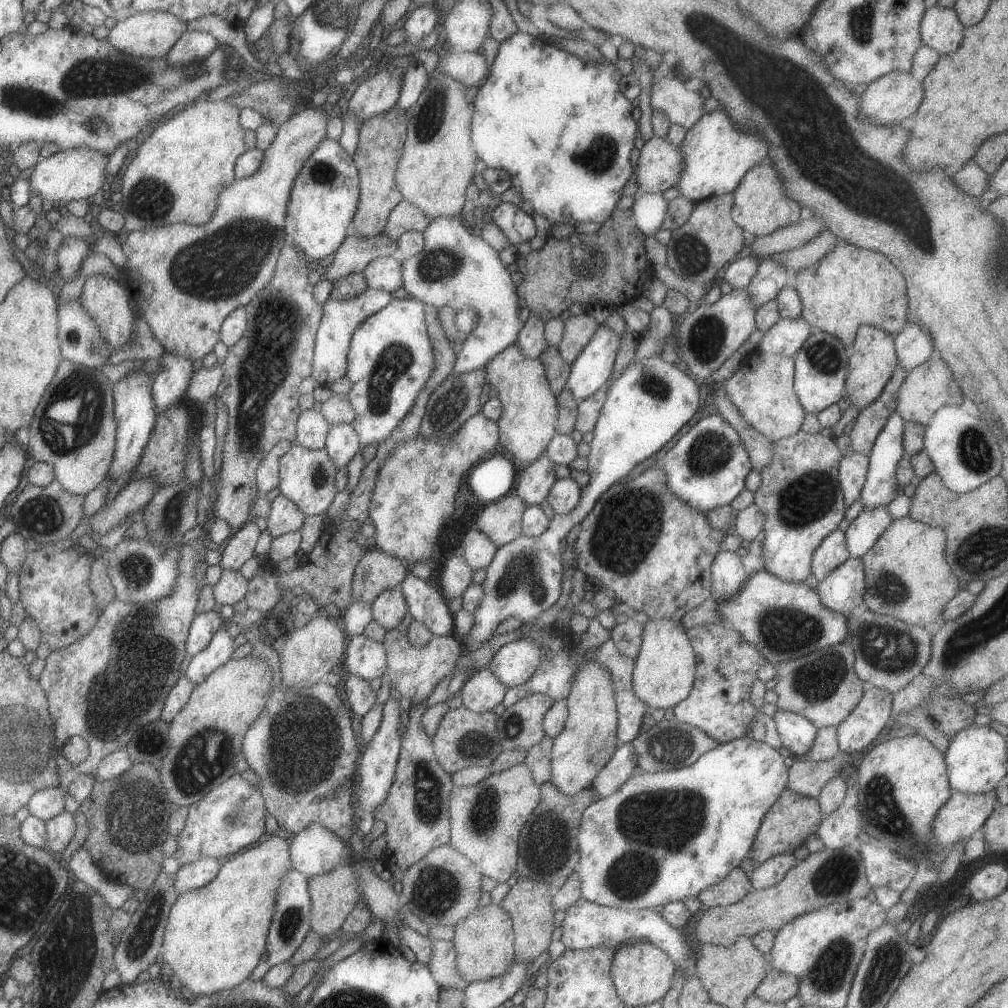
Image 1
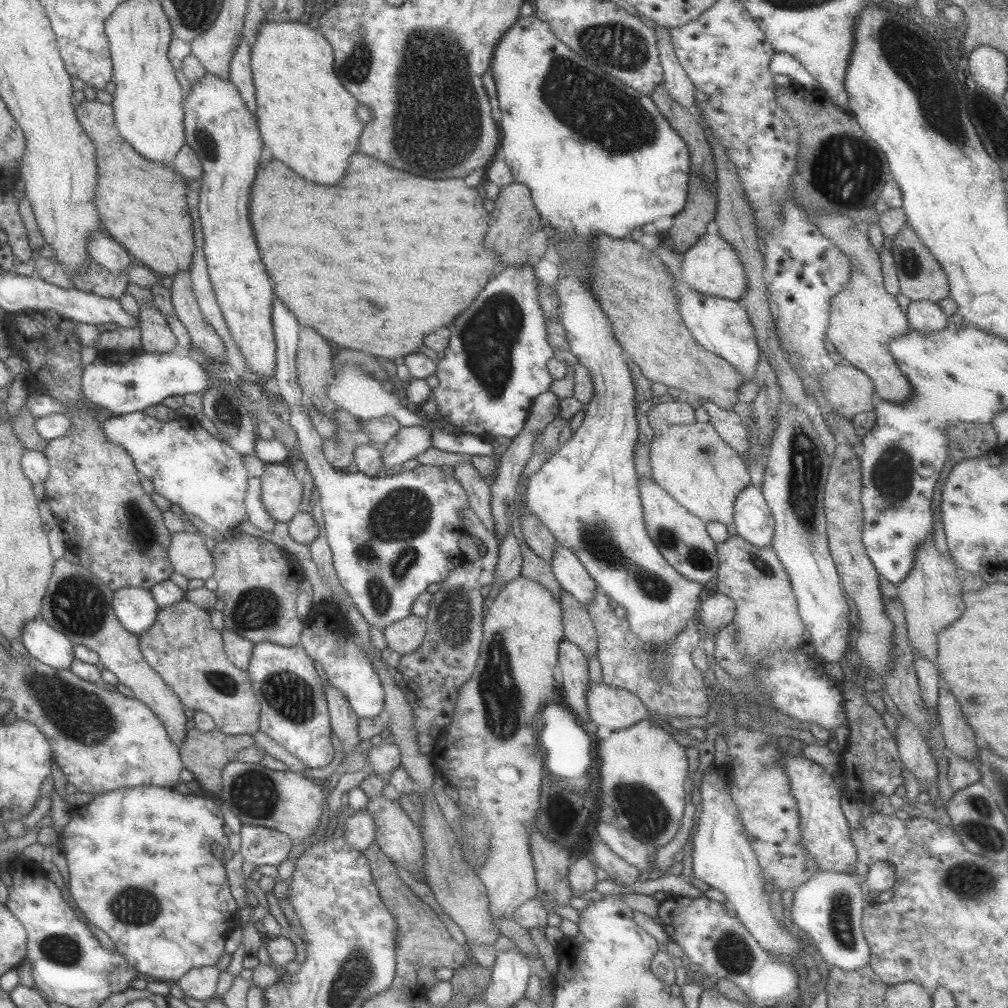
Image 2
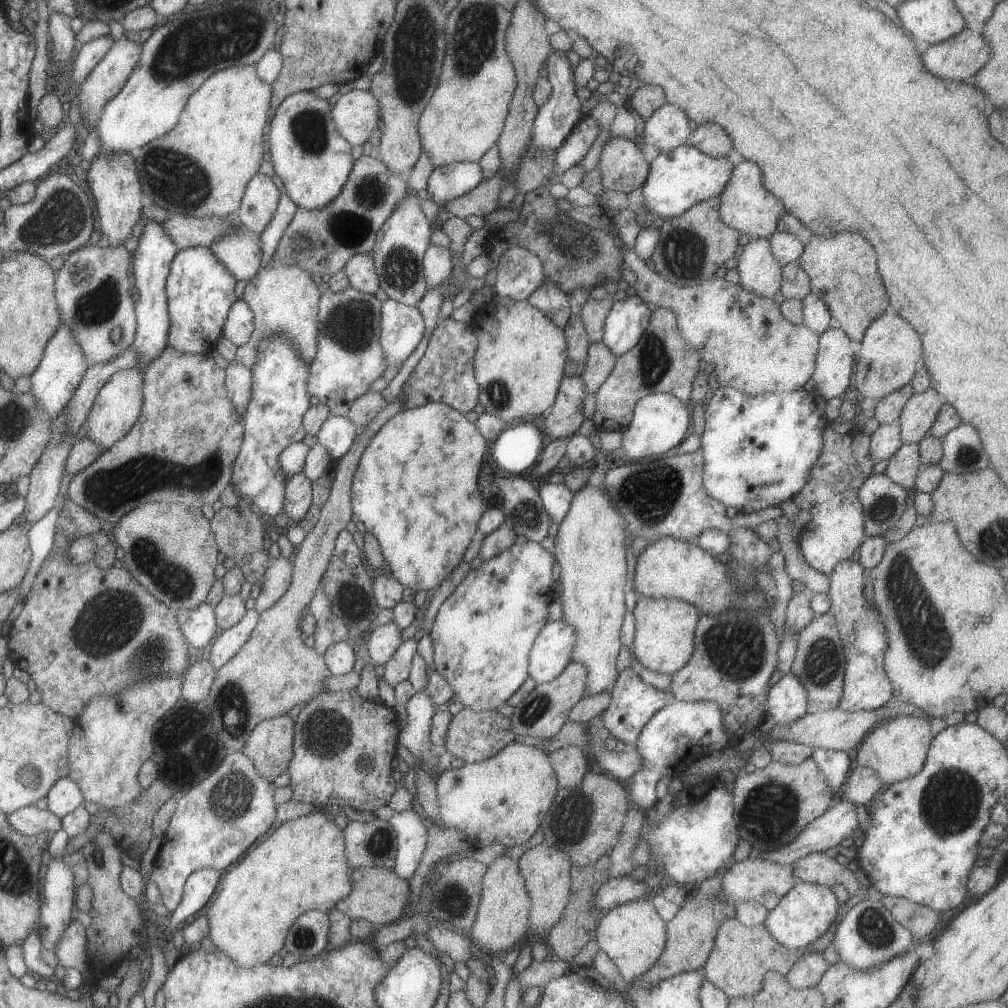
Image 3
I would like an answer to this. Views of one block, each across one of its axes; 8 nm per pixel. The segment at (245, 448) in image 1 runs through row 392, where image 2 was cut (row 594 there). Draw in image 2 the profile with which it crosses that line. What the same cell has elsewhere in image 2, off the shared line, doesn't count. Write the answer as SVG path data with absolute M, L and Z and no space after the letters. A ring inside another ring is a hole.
M239 533L239 536L228 542L216 542L211 555L215 564L213 578L218 583L216 593L225 602L223 612L225 629L236 632L254 644L267 641L292 647L301 643L303 623L301 617L296 614L296 602L300 595L298 584L305 579L305 575L299 560L292 553L284 549L278 550L272 542L264 542L250 534L241 536Z

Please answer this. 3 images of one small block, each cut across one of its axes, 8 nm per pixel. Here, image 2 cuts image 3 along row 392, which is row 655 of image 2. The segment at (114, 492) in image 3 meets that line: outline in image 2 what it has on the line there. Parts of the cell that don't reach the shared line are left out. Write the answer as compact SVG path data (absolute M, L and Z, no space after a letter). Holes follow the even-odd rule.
M187 598L167 607L159 607L154 625L139 636L139 646L146 663L158 672L186 709L206 712L213 718L215 728L227 735L253 735L258 732L261 704L253 692L247 671L234 667L228 660L223 646L223 636L212 626L209 611L196 606Z

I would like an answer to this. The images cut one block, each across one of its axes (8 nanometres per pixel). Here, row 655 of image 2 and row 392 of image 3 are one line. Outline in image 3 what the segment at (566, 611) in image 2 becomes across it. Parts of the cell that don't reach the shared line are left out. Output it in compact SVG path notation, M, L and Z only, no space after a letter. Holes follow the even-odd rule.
M601 342L592 343L587 351L587 366L581 380L587 394L596 394L616 363L616 356Z

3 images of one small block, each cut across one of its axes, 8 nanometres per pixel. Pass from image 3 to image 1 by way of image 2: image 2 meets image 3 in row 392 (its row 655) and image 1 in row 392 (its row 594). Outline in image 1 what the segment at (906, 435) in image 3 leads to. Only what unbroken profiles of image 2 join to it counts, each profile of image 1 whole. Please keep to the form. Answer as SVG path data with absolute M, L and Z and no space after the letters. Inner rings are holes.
M934 357L907 371L898 393L897 411L906 421L914 421L927 427L933 414L946 405L960 405L964 402L963 391L955 381L953 370L939 357Z

